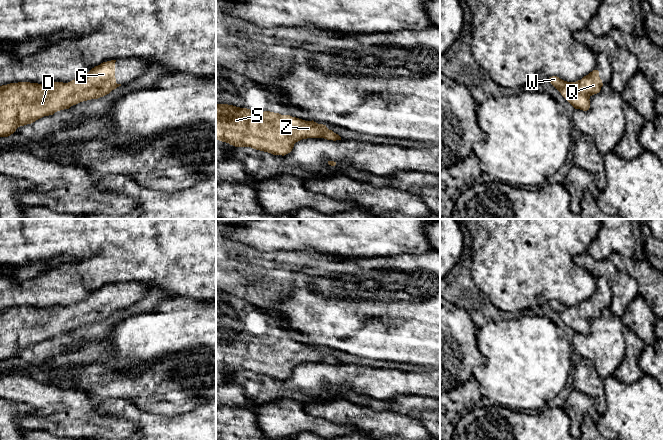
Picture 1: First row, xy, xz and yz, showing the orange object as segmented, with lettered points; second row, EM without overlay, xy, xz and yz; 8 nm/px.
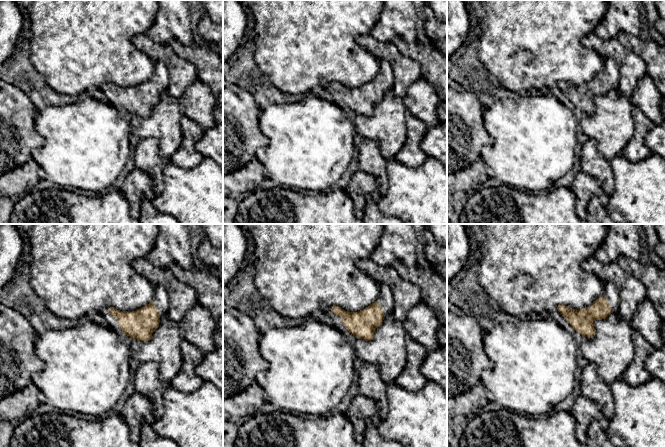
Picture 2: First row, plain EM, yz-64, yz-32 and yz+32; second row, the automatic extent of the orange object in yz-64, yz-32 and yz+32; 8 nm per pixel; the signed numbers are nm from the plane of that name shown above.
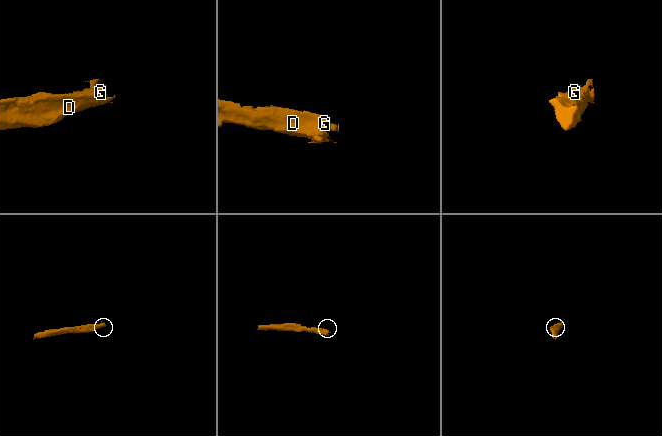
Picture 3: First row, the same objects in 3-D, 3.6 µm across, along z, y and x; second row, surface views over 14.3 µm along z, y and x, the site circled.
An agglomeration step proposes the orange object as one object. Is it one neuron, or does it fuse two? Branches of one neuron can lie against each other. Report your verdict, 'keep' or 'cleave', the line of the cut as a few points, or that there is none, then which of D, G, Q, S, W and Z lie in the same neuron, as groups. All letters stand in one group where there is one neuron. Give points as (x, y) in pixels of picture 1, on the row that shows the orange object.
keep | no cut | D G Q S W Z

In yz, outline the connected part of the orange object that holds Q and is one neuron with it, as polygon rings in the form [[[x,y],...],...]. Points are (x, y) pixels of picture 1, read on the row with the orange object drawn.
[[[593,70],[576,82],[567,82],[557,76],[550,77],[548,81],[575,109],[583,111],[589,110],[590,97],[599,93],[603,86],[598,70]]]

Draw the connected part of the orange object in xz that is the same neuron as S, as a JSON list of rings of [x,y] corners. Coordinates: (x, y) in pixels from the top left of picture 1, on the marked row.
[[[216,104],[216,140],[284,156],[292,151],[296,142],[307,138],[341,140],[326,125],[313,120]]]

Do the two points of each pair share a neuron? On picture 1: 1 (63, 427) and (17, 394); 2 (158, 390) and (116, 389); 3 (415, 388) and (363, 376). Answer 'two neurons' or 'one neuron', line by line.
1: one neuron
2: one neuron
3: one neuron

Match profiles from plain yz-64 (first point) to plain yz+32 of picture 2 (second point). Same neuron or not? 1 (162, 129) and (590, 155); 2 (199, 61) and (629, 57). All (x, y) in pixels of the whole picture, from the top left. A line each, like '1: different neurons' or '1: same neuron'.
1: different neurons
2: different neurons

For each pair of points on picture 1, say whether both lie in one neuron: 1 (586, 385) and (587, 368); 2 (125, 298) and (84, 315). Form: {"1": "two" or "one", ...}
{"1": "one", "2": "one"}

